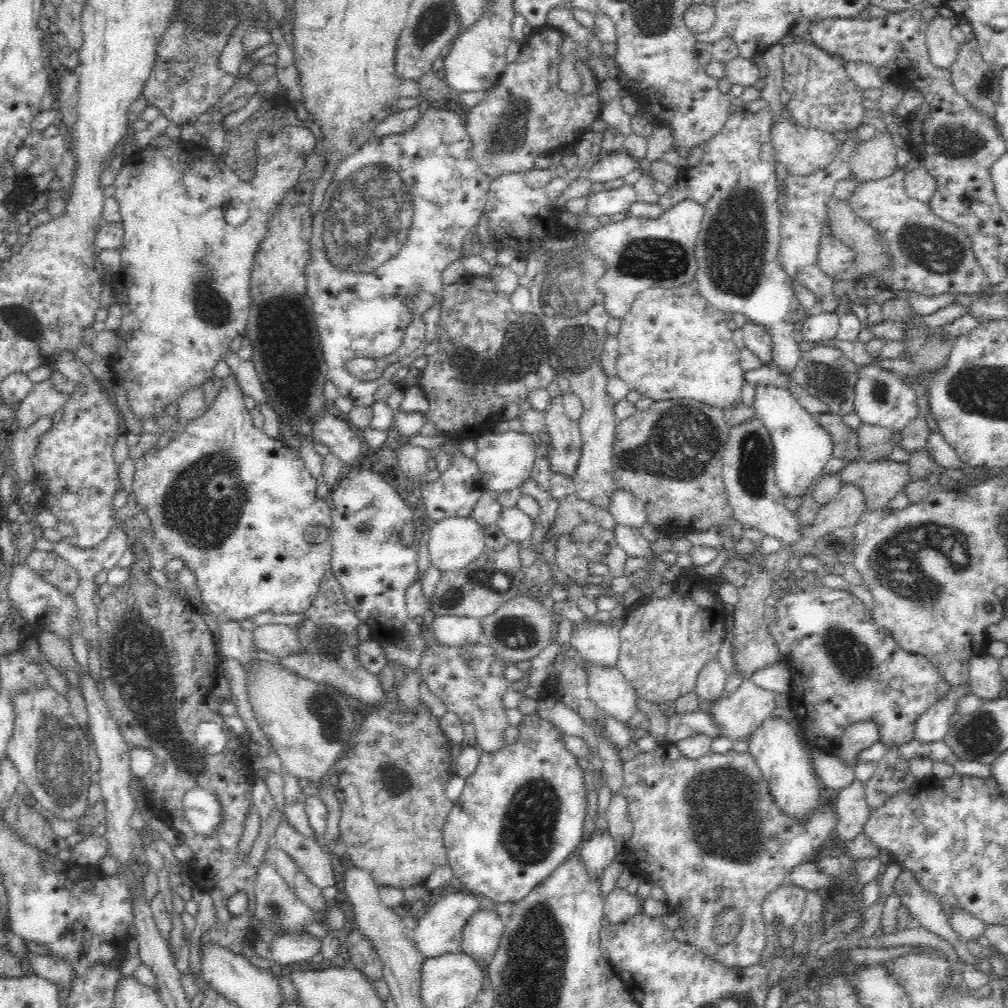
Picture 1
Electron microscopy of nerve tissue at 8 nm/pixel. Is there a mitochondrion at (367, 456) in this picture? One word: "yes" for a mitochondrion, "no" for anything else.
no

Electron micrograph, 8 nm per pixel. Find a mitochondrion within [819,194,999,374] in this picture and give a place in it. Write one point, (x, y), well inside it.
(938, 251)

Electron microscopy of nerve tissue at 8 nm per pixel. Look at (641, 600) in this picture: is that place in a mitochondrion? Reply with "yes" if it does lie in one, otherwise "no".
no

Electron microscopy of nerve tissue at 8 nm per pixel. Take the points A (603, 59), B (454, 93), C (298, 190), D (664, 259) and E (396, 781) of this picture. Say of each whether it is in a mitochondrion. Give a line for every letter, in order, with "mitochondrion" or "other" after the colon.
A: other
B: other
C: other
D: mitochondrion
E: mitochondrion

